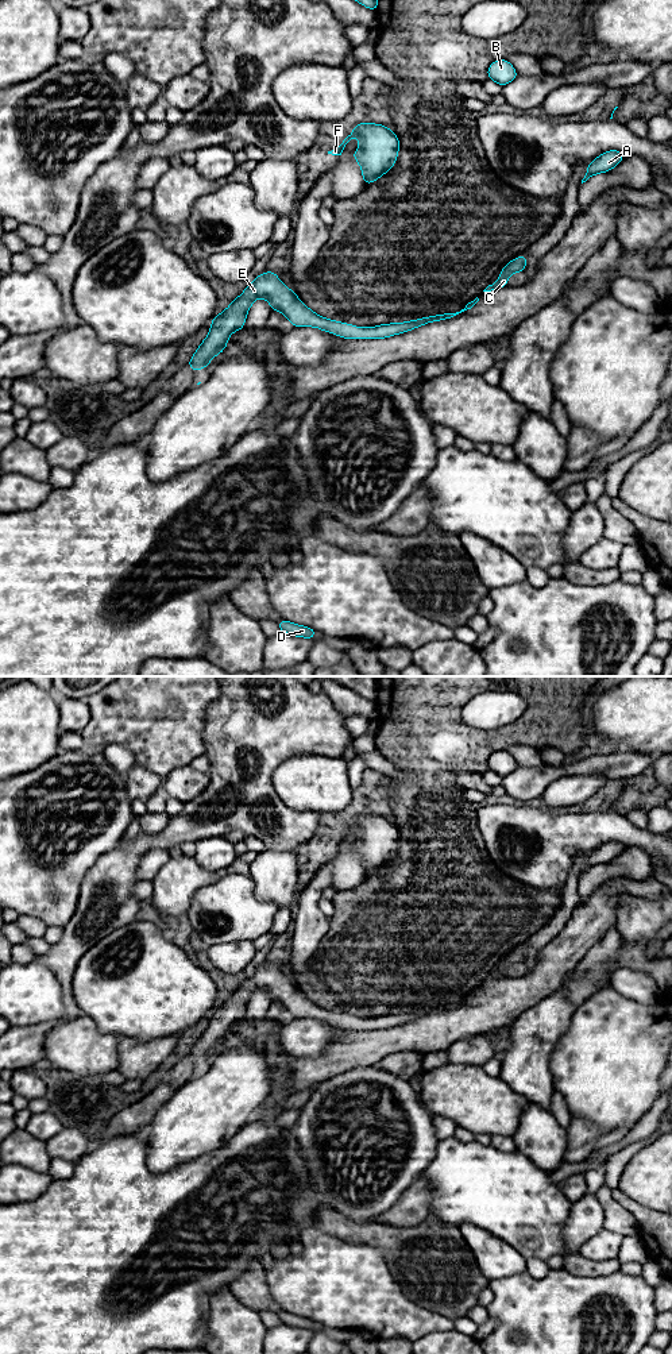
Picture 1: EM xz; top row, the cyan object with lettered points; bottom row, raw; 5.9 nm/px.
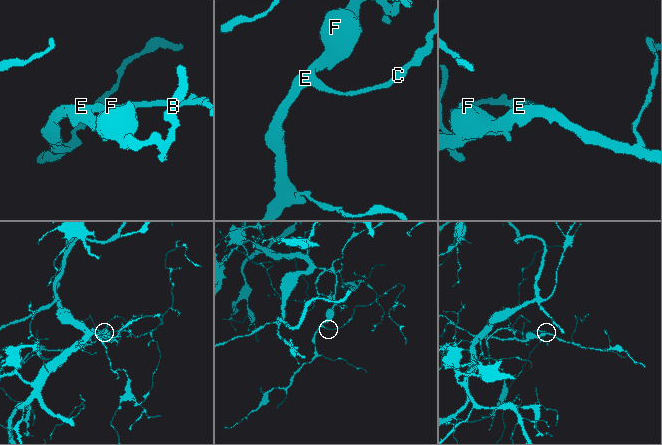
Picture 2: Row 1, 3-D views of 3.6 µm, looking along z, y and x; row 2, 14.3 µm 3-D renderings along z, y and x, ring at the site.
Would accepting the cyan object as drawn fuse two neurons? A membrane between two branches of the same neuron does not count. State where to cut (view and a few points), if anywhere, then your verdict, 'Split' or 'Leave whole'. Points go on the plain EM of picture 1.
No split. Leave whole

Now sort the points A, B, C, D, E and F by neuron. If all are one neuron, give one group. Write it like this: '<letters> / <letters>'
A B C D E F

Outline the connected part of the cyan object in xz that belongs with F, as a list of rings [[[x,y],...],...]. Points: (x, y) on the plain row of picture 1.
[[[374,814],[356,815],[354,822],[328,845],[340,849],[345,836],[359,829],[359,840],[352,844],[352,848],[362,859],[364,875],[368,876],[386,865],[394,856],[398,848],[399,830],[393,821]]]

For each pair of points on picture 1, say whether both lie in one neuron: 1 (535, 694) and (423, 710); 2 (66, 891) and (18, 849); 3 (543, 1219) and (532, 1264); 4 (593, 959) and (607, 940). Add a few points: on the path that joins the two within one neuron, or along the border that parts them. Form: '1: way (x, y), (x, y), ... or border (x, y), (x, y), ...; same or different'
1: way (506, 690), (451, 690); same
2: way (54, 886), (30, 861); same
3: border (525, 1258), (541, 1258), (545, 1261); different
4: way (597, 955), (607, 944); same

